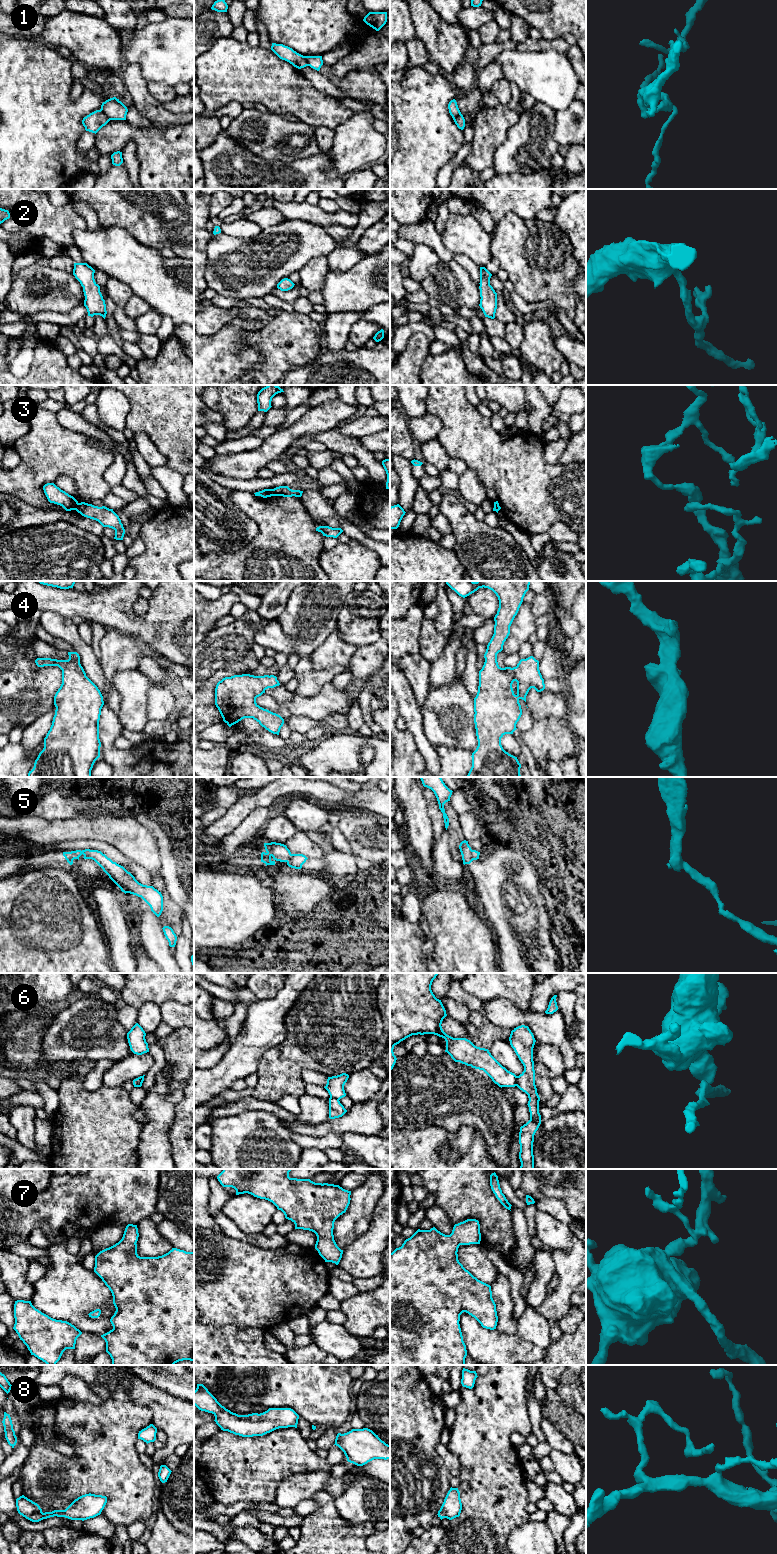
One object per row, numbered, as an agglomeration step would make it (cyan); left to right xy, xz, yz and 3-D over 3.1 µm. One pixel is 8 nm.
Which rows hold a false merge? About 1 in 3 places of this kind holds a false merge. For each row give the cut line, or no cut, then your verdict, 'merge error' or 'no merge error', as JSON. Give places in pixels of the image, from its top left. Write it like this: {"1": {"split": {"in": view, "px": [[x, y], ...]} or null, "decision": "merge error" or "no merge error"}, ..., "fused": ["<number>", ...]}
{"1": {"split": {"in": "xy", "px": [[100, 109], [110, 119]]}, "decision": "merge error"}, "2": {"split": null, "decision": "no merge error"}, "3": {"split": {"in": "xy", "px": [[78, 503], [75, 509]]}, "decision": "merge error"}, "4": {"split": null, "decision": "no merge error"}, "5": {"split": null, "decision": "no merge error"}, "6": {"split": {"in": "yz", "px": [[517, 1076], [515, 1085]]}, "decision": "merge error"}, "7": {"split": null, "decision": "no merge error"}, "8": {"split": null, "decision": "no merge error"}, "fused": ["1", "3", "6"]}

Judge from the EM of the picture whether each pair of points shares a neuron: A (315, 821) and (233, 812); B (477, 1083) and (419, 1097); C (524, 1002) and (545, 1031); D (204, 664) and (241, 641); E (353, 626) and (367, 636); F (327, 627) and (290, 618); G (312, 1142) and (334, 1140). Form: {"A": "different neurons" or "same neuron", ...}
{"A": "different neurons", "B": "same neuron", "C": "different neurons", "D": "same neuron", "E": "same neuron", "F": "same neuron", "G": "same neuron"}

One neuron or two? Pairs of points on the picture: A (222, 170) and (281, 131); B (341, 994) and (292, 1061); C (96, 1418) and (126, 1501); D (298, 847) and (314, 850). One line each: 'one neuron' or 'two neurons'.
A: two neurons
B: one neuron
C: one neuron
D: one neuron

